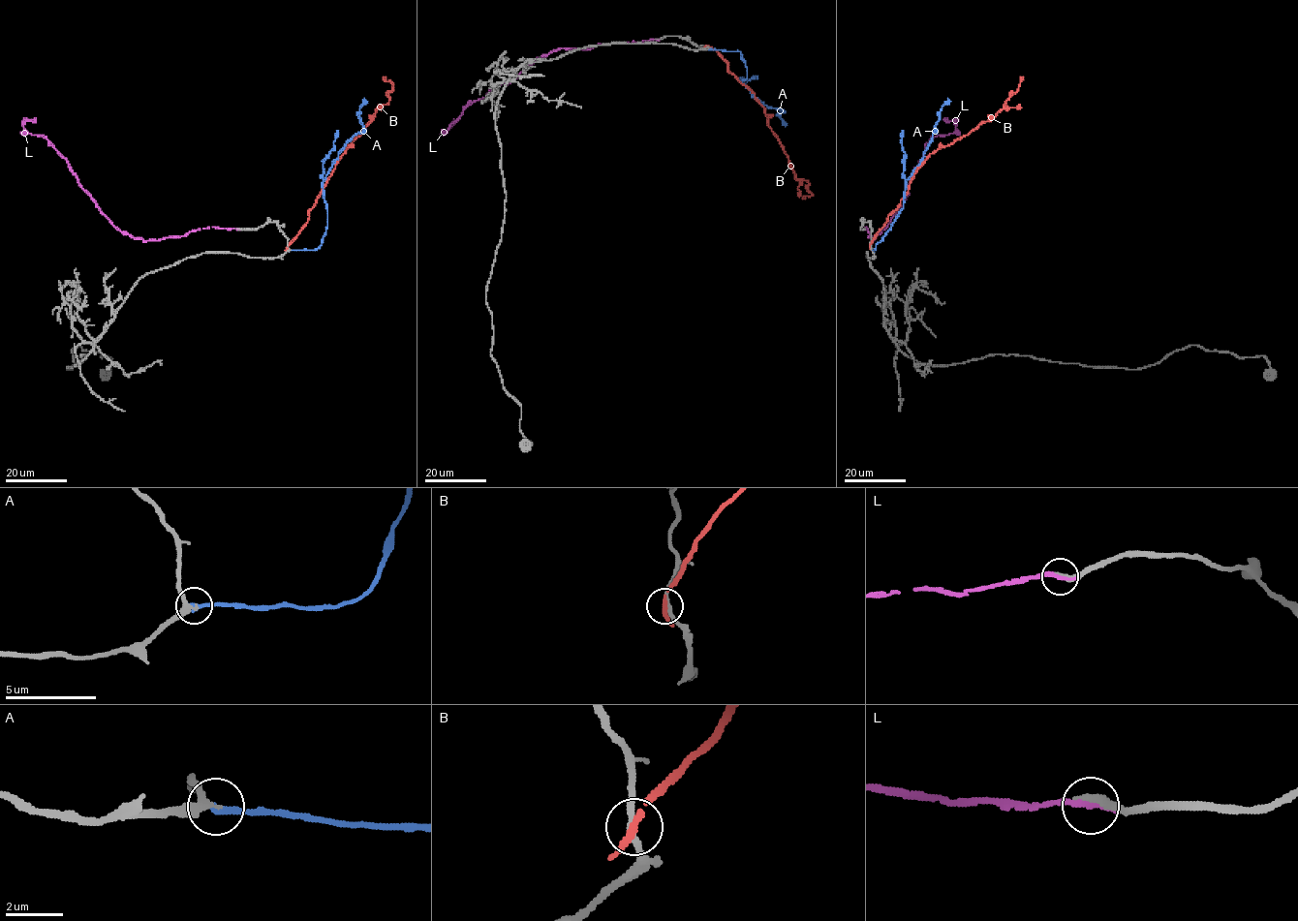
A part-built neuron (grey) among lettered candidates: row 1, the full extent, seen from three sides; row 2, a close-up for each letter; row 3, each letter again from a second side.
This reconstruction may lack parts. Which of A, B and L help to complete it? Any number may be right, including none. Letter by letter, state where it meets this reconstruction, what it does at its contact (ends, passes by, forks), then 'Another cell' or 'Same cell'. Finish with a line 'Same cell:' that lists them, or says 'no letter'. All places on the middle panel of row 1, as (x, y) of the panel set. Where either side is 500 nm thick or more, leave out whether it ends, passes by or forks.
A: Touches grey at (709, 48). It ends there. Same cell
B: Touches grey at (707, 46). It passes by. Another cell
L: Touches grey at (656, 40). It ends there. Another cell
Same cell: A

